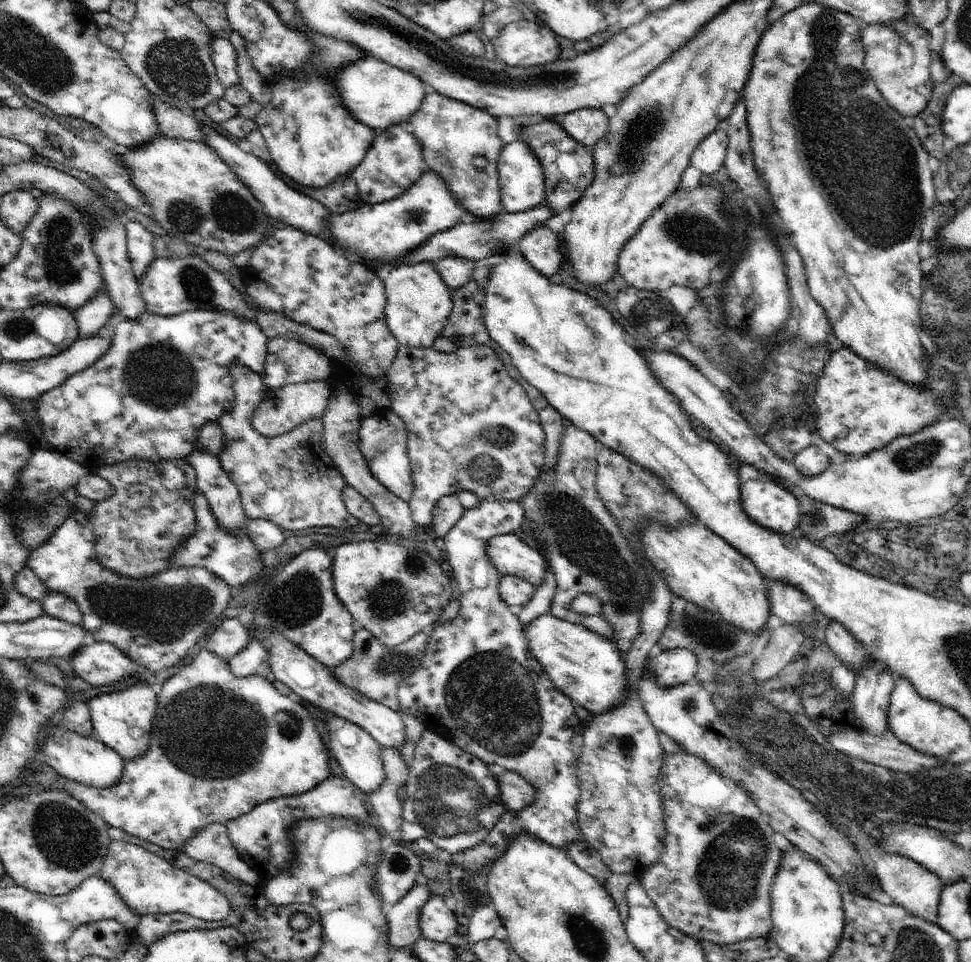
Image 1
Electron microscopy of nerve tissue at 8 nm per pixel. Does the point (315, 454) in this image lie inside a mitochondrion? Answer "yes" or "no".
no

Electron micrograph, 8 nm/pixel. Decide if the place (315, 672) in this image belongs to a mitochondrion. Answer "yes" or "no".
no

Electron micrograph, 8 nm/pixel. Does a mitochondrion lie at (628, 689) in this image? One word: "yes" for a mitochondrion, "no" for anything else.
no

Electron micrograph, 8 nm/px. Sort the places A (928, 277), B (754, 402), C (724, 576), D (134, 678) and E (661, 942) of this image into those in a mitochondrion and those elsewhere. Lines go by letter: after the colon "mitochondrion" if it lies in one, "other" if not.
A: other
B: mitochondrion
C: other
D: other
E: other

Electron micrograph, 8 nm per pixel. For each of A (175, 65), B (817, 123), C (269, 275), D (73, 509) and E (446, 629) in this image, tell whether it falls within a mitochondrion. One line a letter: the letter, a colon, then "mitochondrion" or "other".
A: mitochondrion
B: mitochondrion
C: other
D: other
E: other

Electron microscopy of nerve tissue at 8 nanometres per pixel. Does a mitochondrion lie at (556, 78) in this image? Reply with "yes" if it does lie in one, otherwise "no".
yes

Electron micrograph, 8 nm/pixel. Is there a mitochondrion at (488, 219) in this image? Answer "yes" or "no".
no

